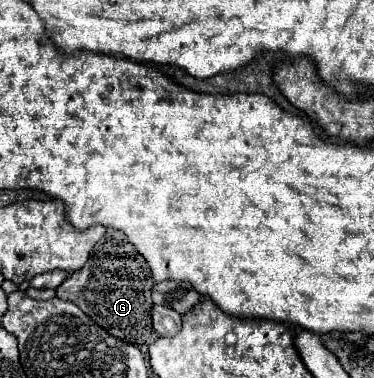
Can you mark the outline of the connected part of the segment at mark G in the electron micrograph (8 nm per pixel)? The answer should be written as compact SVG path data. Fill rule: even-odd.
M108 230L92 248L86 266L70 274L58 286L58 298L78 304L96 324L106 328L122 342L142 346L152 334L152 272L142 254L126 240L120 230Z

